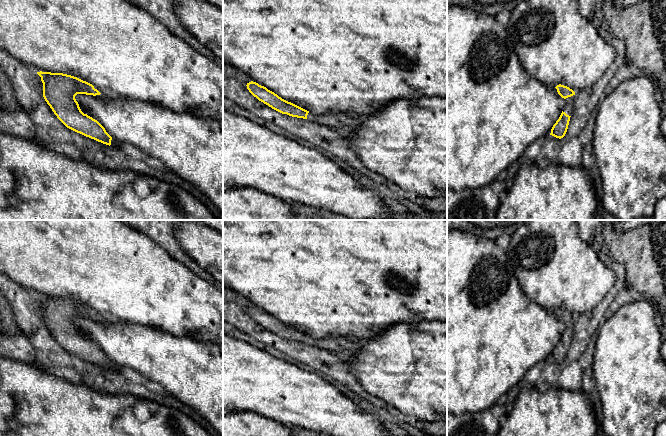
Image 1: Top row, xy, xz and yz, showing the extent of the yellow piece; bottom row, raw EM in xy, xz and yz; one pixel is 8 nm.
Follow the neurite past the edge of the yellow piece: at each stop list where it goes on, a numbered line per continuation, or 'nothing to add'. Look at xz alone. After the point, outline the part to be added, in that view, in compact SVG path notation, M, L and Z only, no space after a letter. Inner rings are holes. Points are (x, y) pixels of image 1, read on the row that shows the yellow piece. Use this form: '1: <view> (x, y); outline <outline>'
1: xz (346, 124); outline M309 112L307 120L331 127L343 133L351 133L360 125L359 120L355 116L346 116L331 112L321 115Z

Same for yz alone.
1: yz (568, 106); outline M575 95L564 99L565 104L563 107L563 112L565 112L569 116L572 115L574 100L575 100Z

